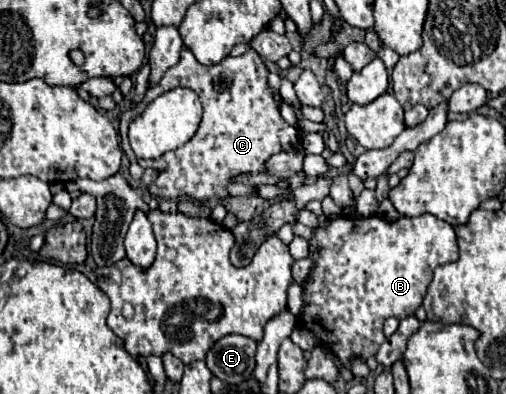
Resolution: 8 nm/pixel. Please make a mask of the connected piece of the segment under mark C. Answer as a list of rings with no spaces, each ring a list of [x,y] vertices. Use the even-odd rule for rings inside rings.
[[[184,48],[182,58],[176,66],[172,66],[164,80],[160,80],[158,86],[148,88],[146,96],[140,104],[132,106],[128,112],[120,118],[120,138],[122,138],[122,150],[126,152],[130,162],[138,162],[142,168],[156,168],[160,170],[160,176],[150,186],[152,196],[158,198],[178,198],[178,196],[190,196],[196,200],[210,200],[210,198],[224,198],[226,184],[232,176],[240,172],[262,172],[264,162],[280,152],[286,150],[290,144],[300,140],[300,132],[294,130],[290,124],[286,124],[280,116],[280,108],[274,102],[272,90],[268,86],[268,74],[270,70],[262,62],[256,50],[248,50],[246,54],[232,58],[226,56],[220,64],[214,66],[202,66],[194,54]],[[188,86],[192,88],[204,106],[204,116],[200,122],[200,128],[196,134],[180,148],[162,154],[154,160],[140,160],[134,156],[130,144],[128,144],[128,126],[130,122],[144,112],[144,108],[164,92]]]

